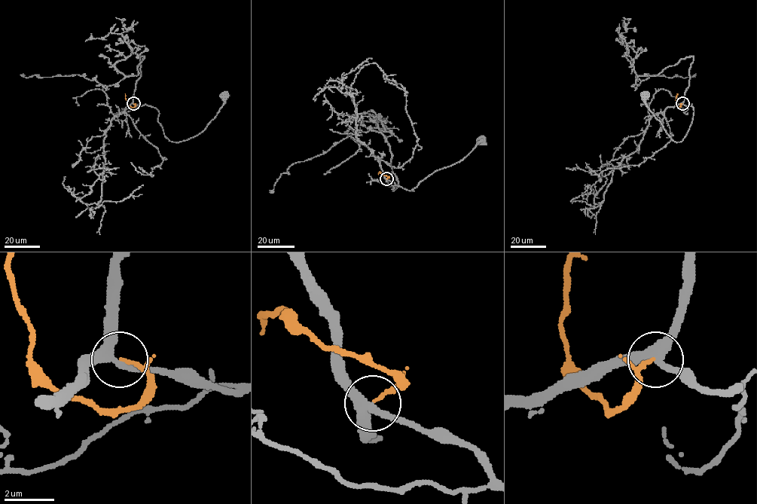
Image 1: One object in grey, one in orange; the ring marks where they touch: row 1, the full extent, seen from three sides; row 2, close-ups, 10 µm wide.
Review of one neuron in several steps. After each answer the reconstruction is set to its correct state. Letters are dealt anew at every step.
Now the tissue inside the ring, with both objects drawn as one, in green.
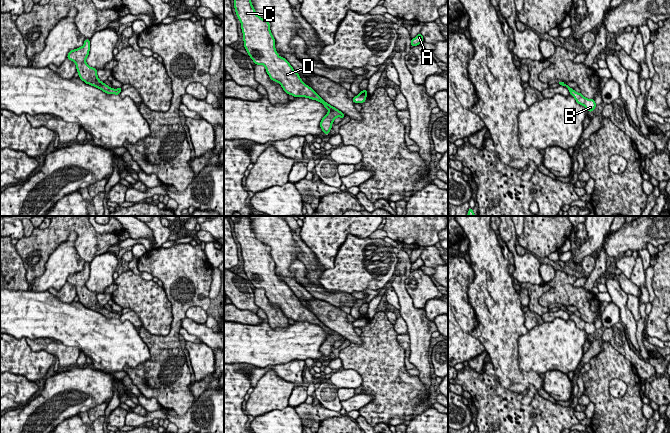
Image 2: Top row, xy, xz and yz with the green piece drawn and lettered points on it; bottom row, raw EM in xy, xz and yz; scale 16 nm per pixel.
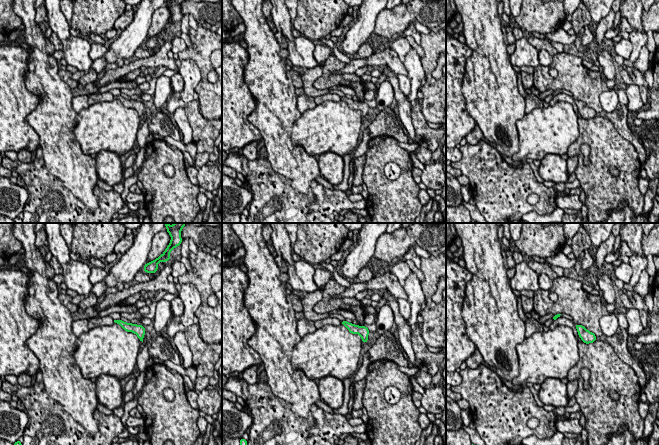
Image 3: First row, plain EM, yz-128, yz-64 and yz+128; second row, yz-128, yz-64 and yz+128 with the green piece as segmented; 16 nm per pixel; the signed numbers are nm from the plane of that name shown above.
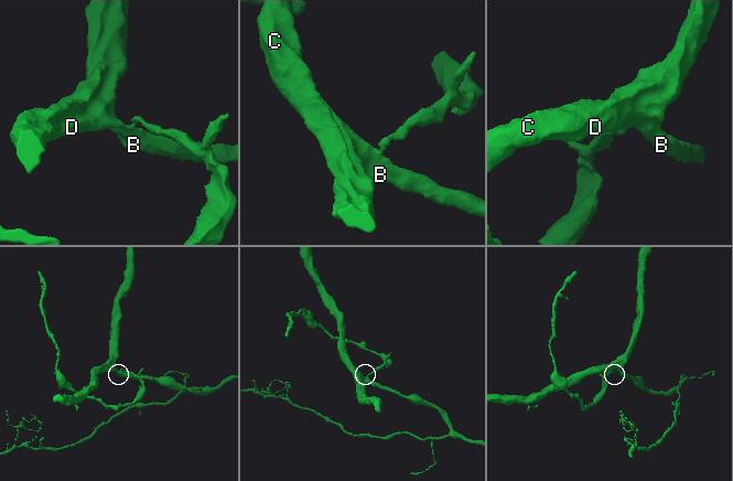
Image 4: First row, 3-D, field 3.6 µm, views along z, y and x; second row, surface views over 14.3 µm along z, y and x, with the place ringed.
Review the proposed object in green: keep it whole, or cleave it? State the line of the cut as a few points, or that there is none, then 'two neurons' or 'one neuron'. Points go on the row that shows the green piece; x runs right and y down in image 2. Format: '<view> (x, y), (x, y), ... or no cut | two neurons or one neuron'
xy (118, 88), (120, 91) | two neurons

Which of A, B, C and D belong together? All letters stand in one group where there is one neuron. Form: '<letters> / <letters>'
A / B C D

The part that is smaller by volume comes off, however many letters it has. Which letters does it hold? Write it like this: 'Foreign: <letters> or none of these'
Foreign: A

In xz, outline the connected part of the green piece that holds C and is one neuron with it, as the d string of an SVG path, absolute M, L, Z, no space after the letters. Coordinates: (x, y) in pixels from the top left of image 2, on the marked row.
M234 0L234 8L236 15L241 22L244 47L251 60L253 60L256 65L264 65L270 79L278 82L288 95L293 95L295 98L306 97L322 103L329 111L322 118L320 128L323 130L324 134L328 135L332 129L332 123L335 118L340 117L343 119L345 117L344 113L325 102L311 87L301 80L299 74L293 69L290 63L285 58L278 55L275 49L275 39L270 31L270 23L256 14L251 0Z

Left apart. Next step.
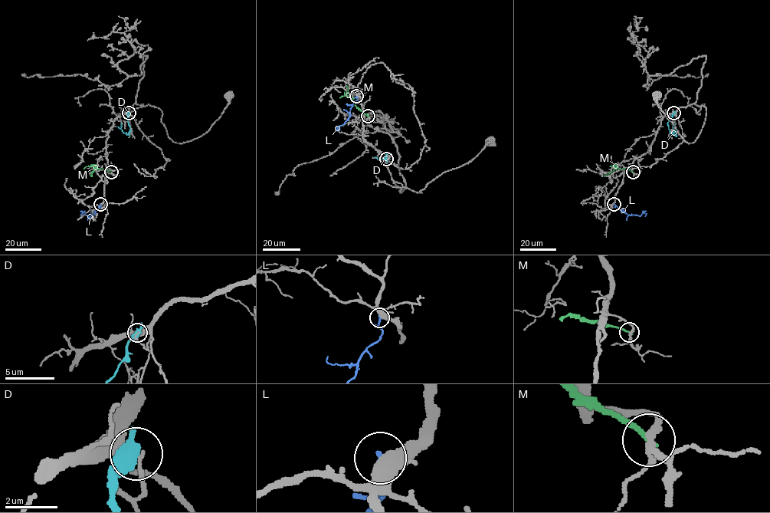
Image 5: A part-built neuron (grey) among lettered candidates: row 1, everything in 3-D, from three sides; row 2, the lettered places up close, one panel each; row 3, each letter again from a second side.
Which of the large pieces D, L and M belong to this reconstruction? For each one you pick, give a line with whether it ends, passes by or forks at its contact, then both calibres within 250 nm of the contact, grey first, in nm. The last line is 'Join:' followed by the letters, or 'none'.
Join: none

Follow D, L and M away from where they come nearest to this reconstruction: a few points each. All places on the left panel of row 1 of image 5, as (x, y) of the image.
D: (129, 113), (128, 134), (121, 129), (122, 123)
L: (100, 204), (93, 215), (83, 212), (80, 216)
M: (111, 172), (96, 169), (94, 165), (83, 169)

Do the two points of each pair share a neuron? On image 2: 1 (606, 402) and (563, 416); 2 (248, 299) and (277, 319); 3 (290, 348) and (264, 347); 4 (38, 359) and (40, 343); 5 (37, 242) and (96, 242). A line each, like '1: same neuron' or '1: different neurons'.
1: different neurons
2: different neurons
3: same neuron
4: different neurons
5: same neuron

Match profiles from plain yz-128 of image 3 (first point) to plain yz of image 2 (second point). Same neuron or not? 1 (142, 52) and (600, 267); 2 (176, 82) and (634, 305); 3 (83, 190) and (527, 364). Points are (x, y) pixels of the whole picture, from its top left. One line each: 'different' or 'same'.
1: different
2: same
3: different

